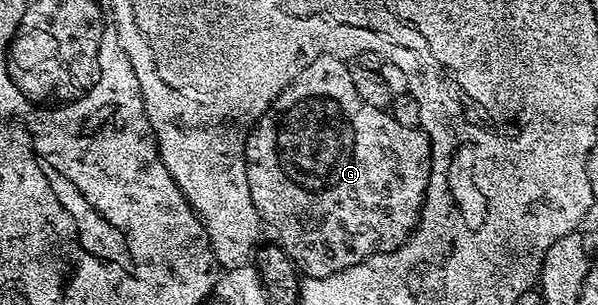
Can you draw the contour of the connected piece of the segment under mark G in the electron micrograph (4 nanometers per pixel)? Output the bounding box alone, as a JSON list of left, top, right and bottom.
[245,54,431,278]

